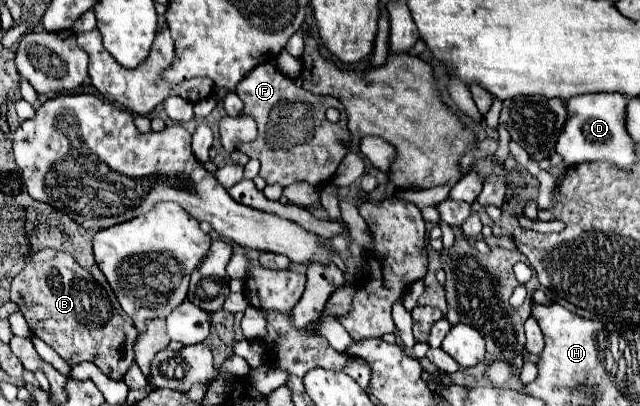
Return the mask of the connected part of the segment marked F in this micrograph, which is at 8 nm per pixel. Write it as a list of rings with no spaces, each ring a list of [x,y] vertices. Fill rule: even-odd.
[[[260,64],[248,72],[236,86],[236,94],[244,102],[242,116],[252,116],[258,122],[256,140],[240,144],[240,152],[260,160],[260,176],[266,184],[290,186],[294,182],[308,182],[312,186],[324,186],[332,180],[338,164],[348,152],[344,144],[352,140],[346,126],[346,108],[336,98],[316,96],[304,90],[272,64]],[[330,106],[340,110],[340,122],[336,124],[326,120],[326,110]]]

